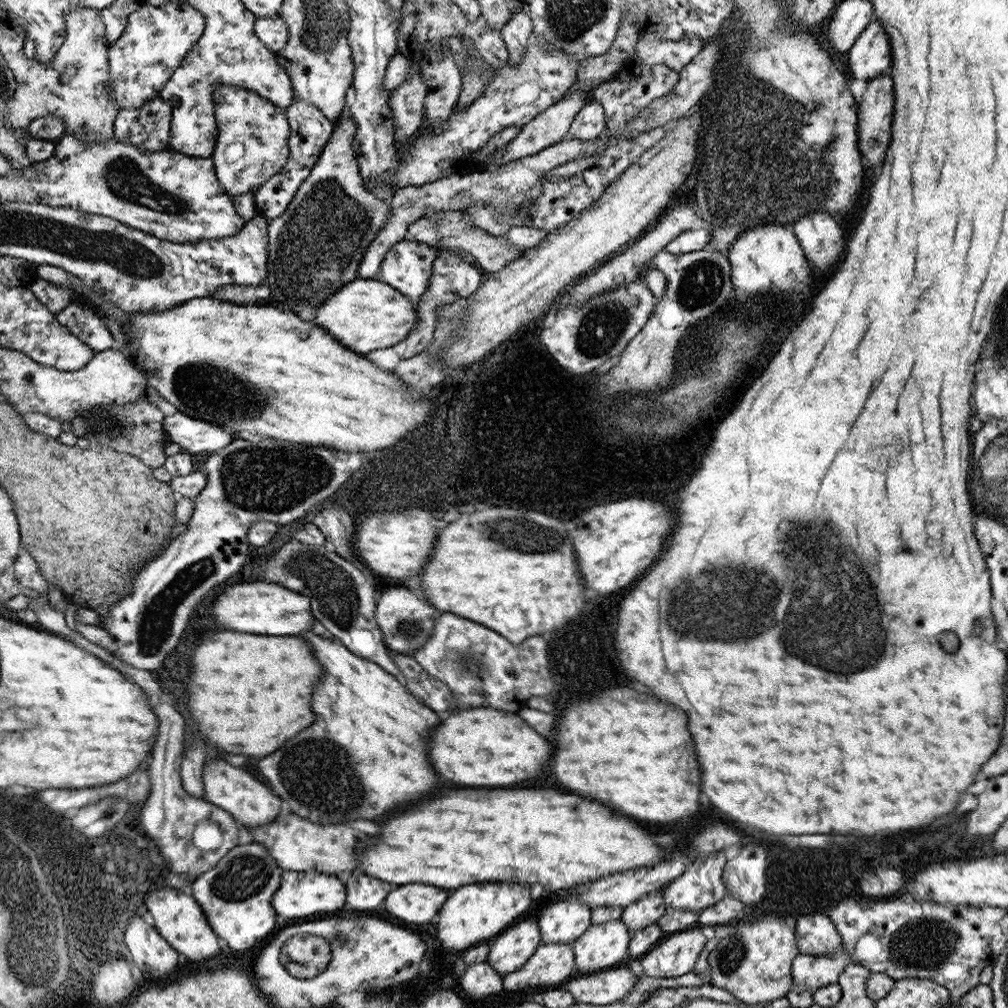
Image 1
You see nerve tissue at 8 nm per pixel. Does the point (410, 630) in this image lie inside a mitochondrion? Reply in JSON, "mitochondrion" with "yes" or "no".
{"mitochondrion":"yes"}

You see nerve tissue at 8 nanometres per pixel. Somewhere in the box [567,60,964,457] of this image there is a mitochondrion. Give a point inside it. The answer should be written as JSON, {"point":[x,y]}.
{"point":[743,183]}

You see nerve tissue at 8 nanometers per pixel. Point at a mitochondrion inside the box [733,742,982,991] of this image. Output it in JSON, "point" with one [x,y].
{"point":[924,943]}

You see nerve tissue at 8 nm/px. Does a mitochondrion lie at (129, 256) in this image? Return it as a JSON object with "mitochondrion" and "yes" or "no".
{"mitochondrion":"yes"}

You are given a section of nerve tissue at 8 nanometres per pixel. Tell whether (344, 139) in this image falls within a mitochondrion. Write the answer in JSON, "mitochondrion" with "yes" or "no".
{"mitochondrion":"no"}

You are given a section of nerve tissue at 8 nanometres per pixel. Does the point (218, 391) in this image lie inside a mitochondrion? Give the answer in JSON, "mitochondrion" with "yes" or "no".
{"mitochondrion":"yes"}

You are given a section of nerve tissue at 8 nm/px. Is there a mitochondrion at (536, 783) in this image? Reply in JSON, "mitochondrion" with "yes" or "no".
{"mitochondrion":"no"}

